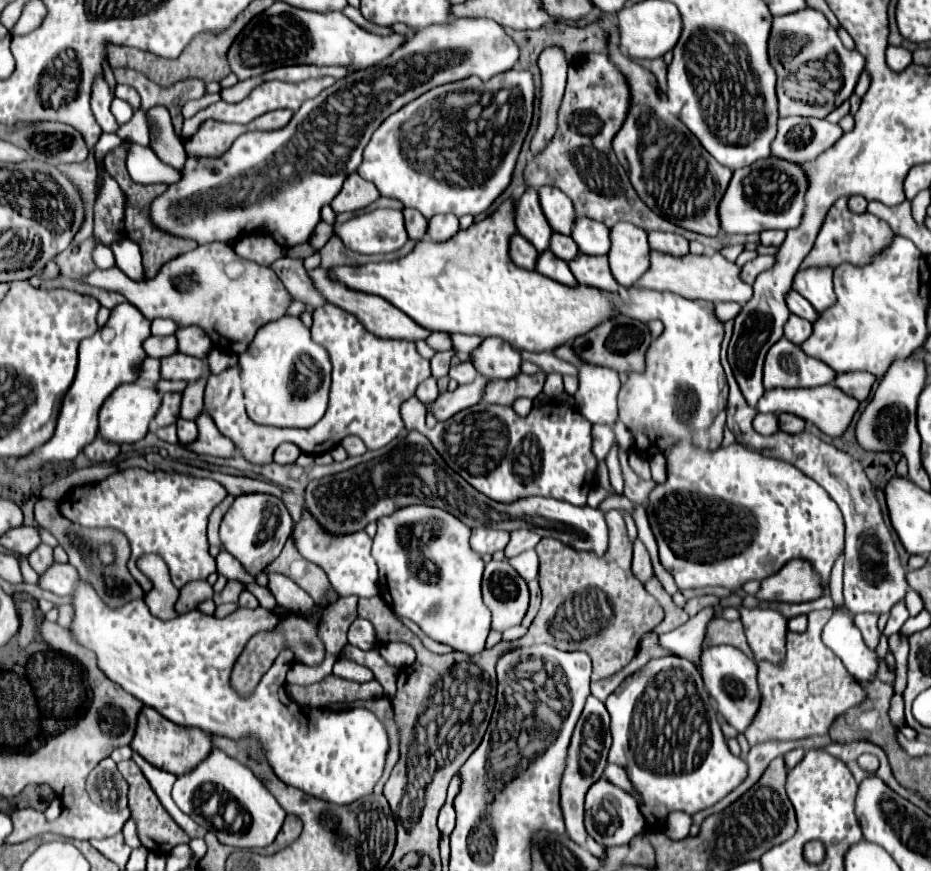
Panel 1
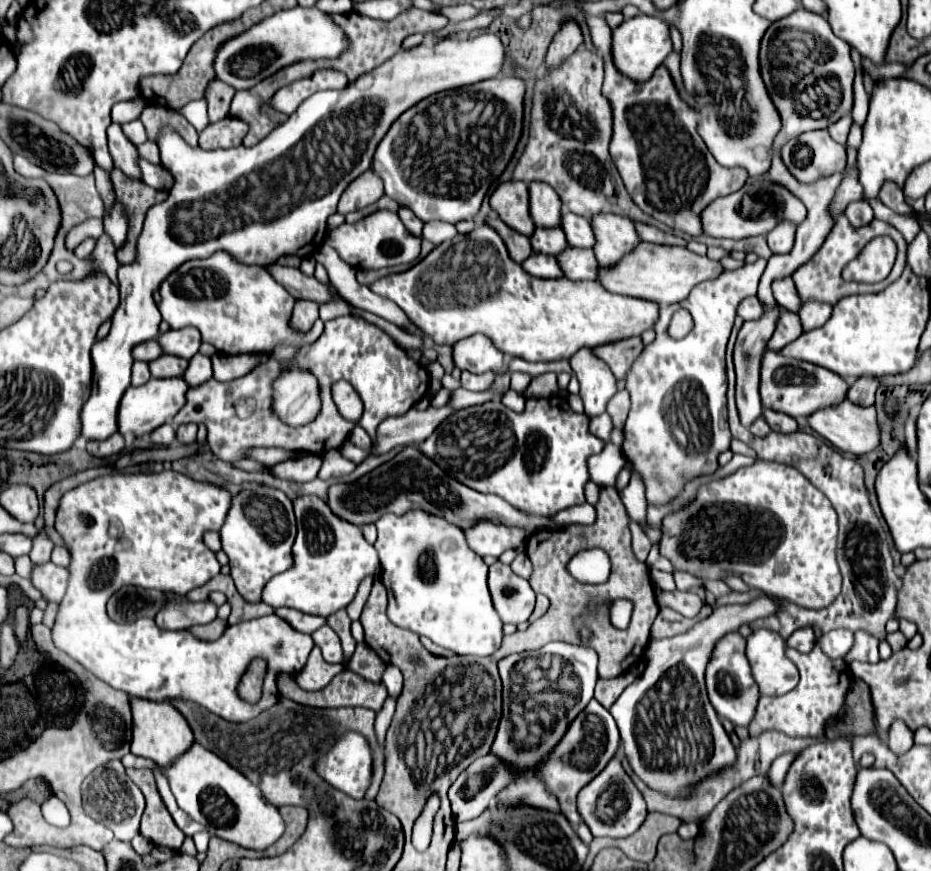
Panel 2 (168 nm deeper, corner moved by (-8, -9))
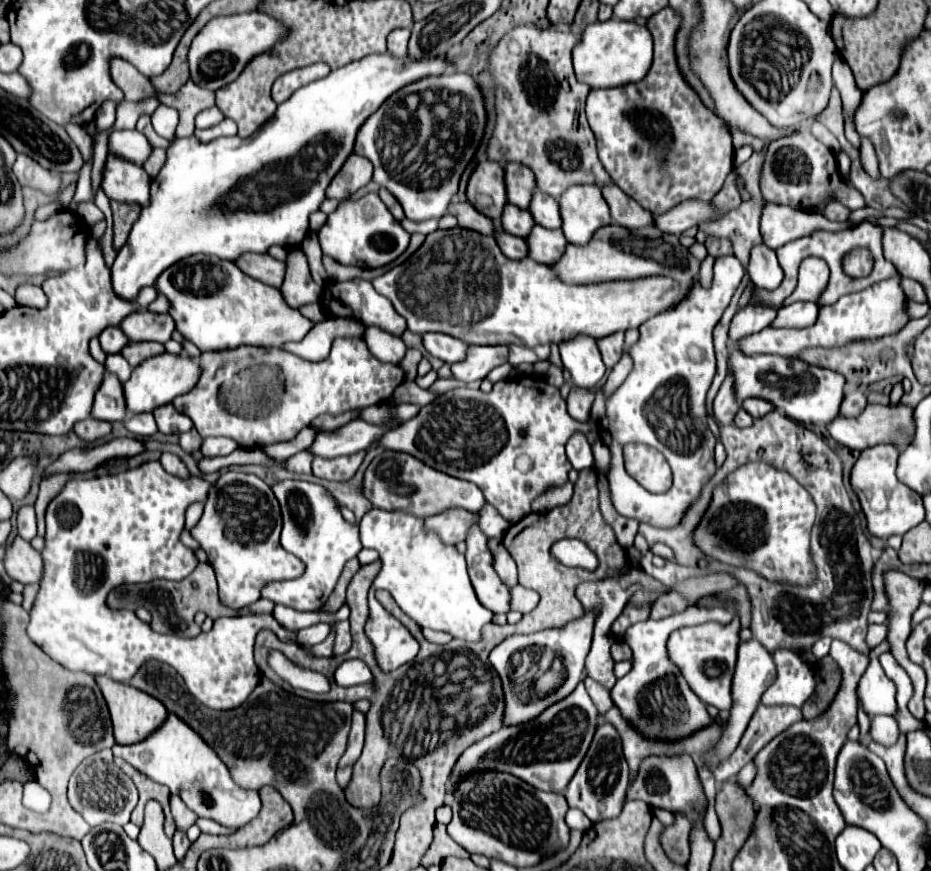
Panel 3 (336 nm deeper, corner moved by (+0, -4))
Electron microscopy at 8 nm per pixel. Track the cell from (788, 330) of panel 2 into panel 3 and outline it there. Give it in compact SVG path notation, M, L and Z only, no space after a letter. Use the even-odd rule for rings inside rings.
M744 306L734 314L728 328L728 338L736 342L748 334L760 332L762 328L770 326L774 318L776 318L776 310L762 308L762 306Z

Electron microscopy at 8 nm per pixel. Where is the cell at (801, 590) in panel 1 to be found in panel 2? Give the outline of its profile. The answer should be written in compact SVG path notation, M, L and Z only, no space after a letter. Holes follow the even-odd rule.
M760 595L748 605L716 607L710 617L696 623L684 635L650 639L644 653L648 661L646 671L610 707L620 729L622 755L650 789L672 799L688 799L694 795L698 783L736 765L736 749L722 723L718 723L718 715L706 693L706 663L710 661L714 643L726 633L738 631L742 623L752 623L778 611L778 599Z

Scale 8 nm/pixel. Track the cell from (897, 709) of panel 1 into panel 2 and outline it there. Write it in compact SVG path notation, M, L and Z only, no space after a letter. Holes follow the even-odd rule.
M896 719L888 729L888 743L896 755L906 753L912 747L912 731L902 719Z

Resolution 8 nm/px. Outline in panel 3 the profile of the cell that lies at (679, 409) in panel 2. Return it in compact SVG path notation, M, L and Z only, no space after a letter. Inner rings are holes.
M718 256L710 290L696 284L676 308L656 314L640 326L640 338L628 350L634 368L606 400L606 420L600 418L598 422L600 440L610 450L608 484L618 514L656 528L674 528L682 522L690 502L698 498L704 484L714 476L716 438L706 424L706 392L716 374L712 330L742 276L744 268L738 258ZM628 442L648 444L666 456L674 478L668 492L652 494L632 480L622 462L622 446Z

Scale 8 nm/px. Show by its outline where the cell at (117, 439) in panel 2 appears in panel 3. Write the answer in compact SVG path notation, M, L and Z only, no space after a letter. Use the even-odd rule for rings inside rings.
M86 418L86 420L74 424L74 432L86 442L94 442L94 440L110 434L110 430L112 430L110 422L102 422L96 418Z

